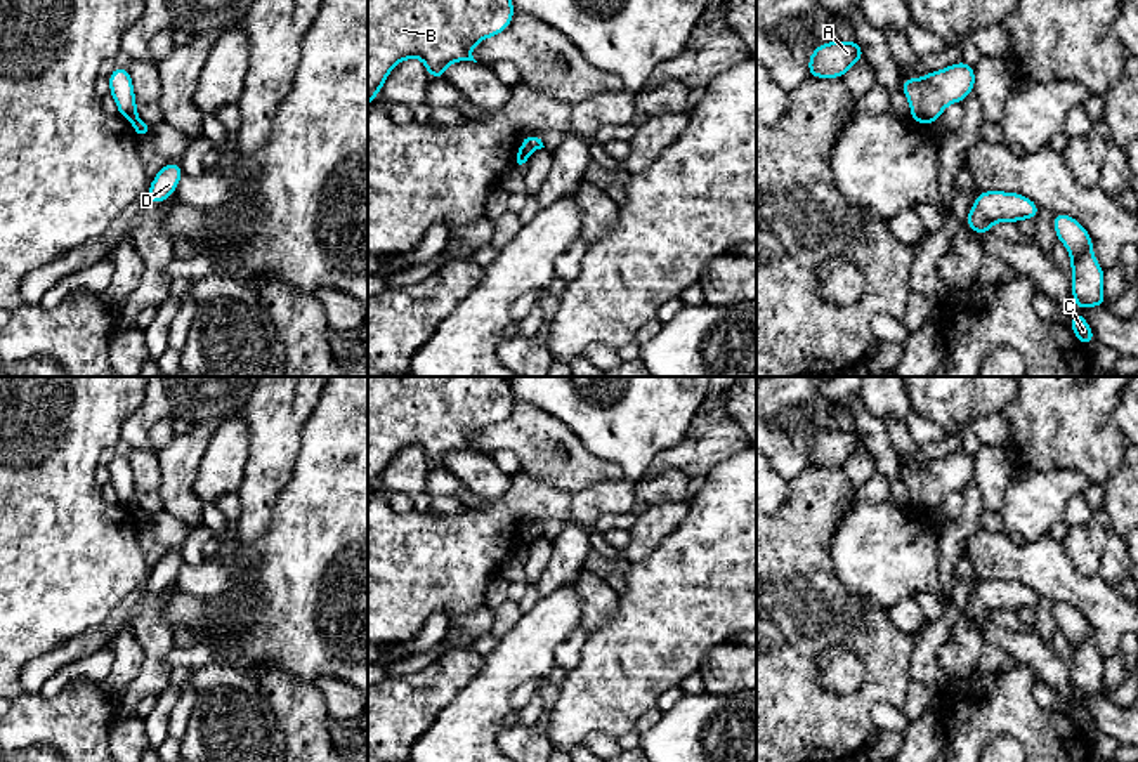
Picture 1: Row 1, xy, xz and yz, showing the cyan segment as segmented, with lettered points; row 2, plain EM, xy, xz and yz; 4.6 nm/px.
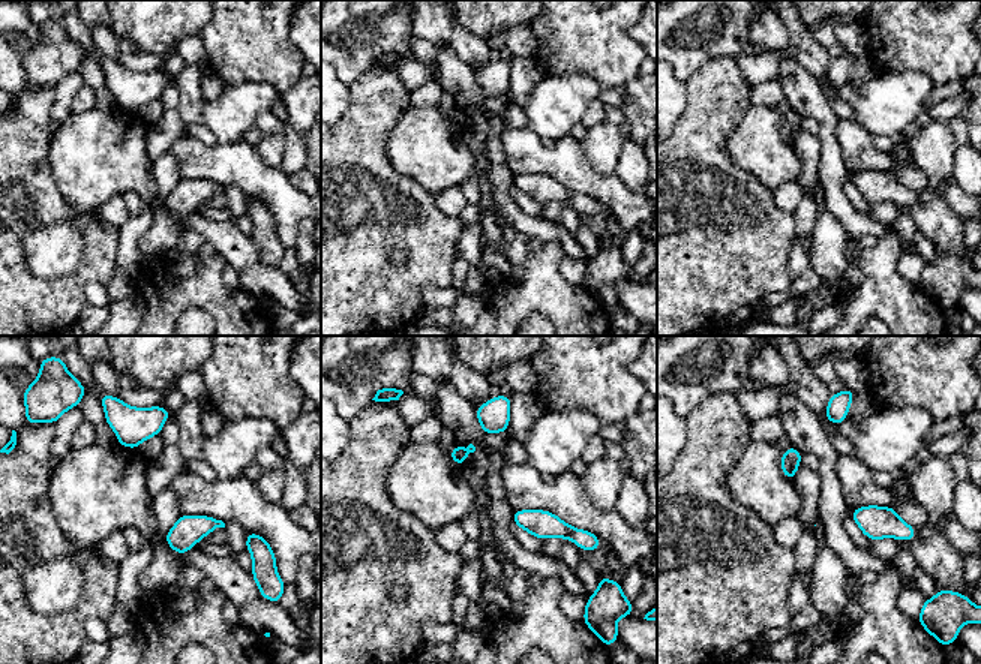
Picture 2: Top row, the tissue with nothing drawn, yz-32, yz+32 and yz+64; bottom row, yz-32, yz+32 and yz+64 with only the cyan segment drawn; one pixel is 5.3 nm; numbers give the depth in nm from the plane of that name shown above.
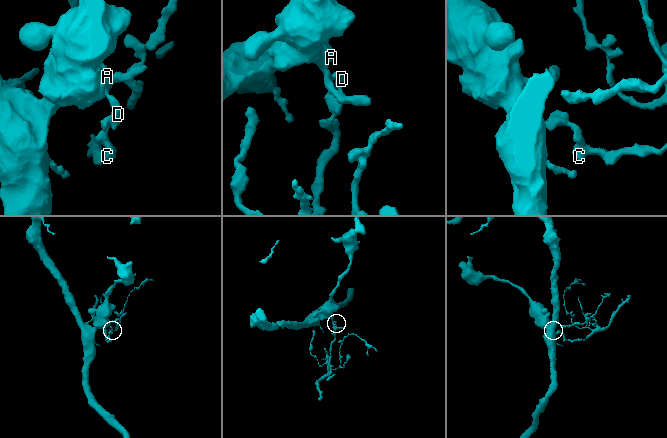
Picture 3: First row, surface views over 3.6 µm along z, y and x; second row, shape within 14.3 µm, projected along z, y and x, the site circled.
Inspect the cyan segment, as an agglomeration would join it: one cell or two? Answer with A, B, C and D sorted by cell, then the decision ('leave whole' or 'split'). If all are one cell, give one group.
groups A B / C D; split

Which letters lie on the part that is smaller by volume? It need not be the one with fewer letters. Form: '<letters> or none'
C, D

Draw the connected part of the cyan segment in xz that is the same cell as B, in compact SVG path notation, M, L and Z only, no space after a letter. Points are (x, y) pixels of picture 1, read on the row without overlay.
M368 377L368 495L397 451L418 446L430 467L444 469L451 451L477 451L472 437L503 422L513 404L508 377Z

